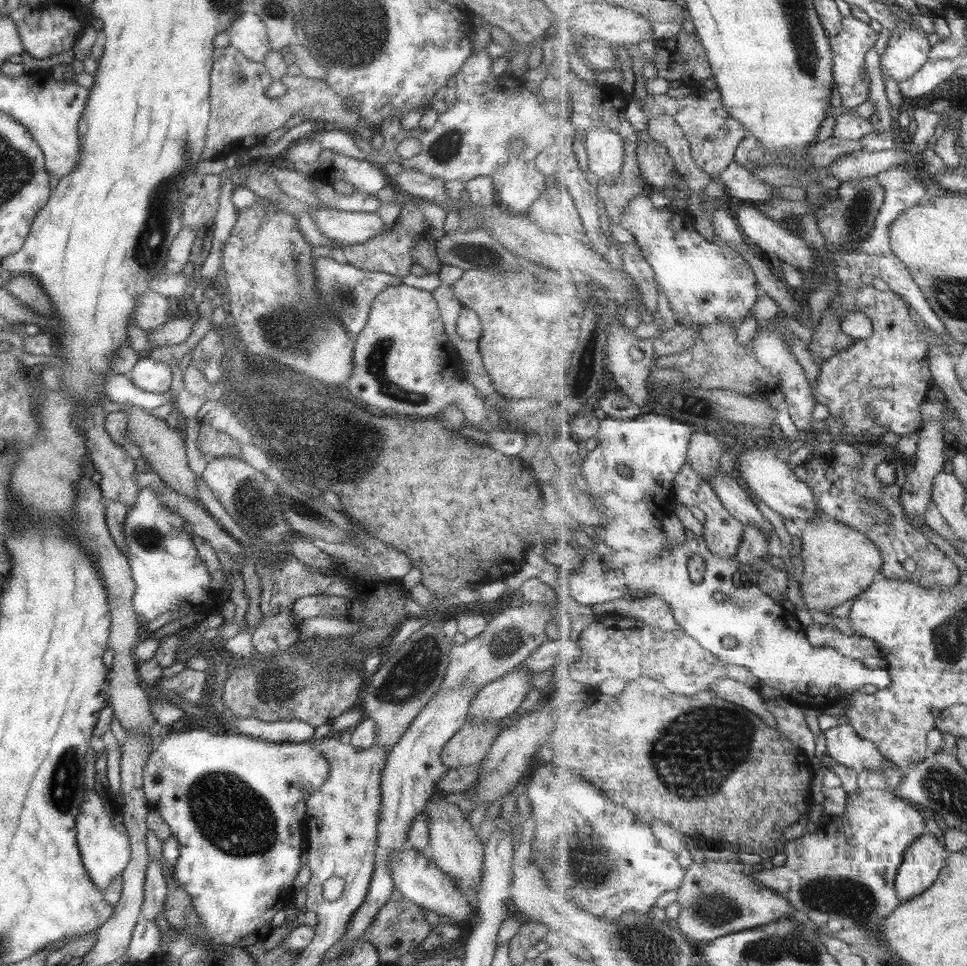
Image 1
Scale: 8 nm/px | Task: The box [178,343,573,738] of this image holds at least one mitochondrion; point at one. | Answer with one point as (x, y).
(286, 408)

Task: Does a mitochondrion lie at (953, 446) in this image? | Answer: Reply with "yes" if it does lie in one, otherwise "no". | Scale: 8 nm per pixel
no

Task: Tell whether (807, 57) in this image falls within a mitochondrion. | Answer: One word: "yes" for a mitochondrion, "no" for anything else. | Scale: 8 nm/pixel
yes

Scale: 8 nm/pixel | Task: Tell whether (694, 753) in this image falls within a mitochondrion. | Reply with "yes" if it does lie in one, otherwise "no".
yes

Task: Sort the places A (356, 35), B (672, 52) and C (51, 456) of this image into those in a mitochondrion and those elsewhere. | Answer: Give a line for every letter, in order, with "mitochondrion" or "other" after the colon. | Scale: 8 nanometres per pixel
A: mitochondrion
B: other
C: other

